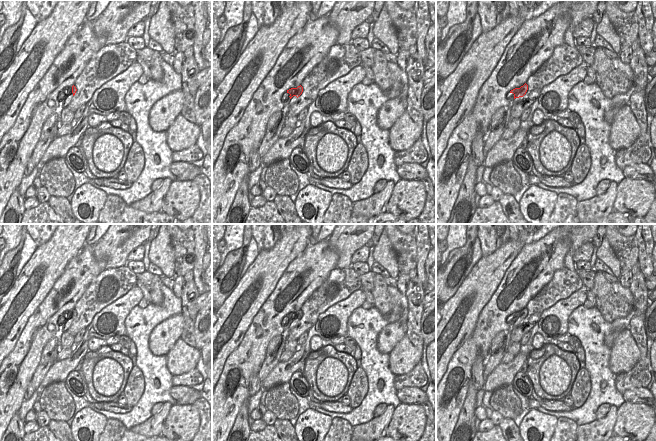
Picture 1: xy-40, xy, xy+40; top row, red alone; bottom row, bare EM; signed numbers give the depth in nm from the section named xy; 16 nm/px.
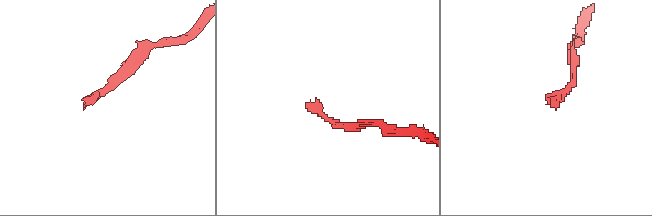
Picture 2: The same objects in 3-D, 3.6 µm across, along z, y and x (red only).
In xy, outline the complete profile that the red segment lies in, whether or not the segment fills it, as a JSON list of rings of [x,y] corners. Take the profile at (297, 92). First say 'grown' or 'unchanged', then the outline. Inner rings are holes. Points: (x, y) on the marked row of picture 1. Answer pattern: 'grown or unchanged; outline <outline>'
grown; outline [[[300,85],[297,88],[291,88],[289,90],[287,90],[287,93],[289,93],[290,95],[287,96],[287,98],[289,98],[289,104],[286,105],[285,108],[289,108],[296,100],[297,98],[302,94],[303,92],[303,87]]]

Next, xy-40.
grown; outline [[[73,85],[71,87],[63,89],[62,91],[59,92],[59,98],[60,98],[59,103],[61,105],[61,109],[66,108],[70,104],[76,91],[77,91],[77,89]]]

